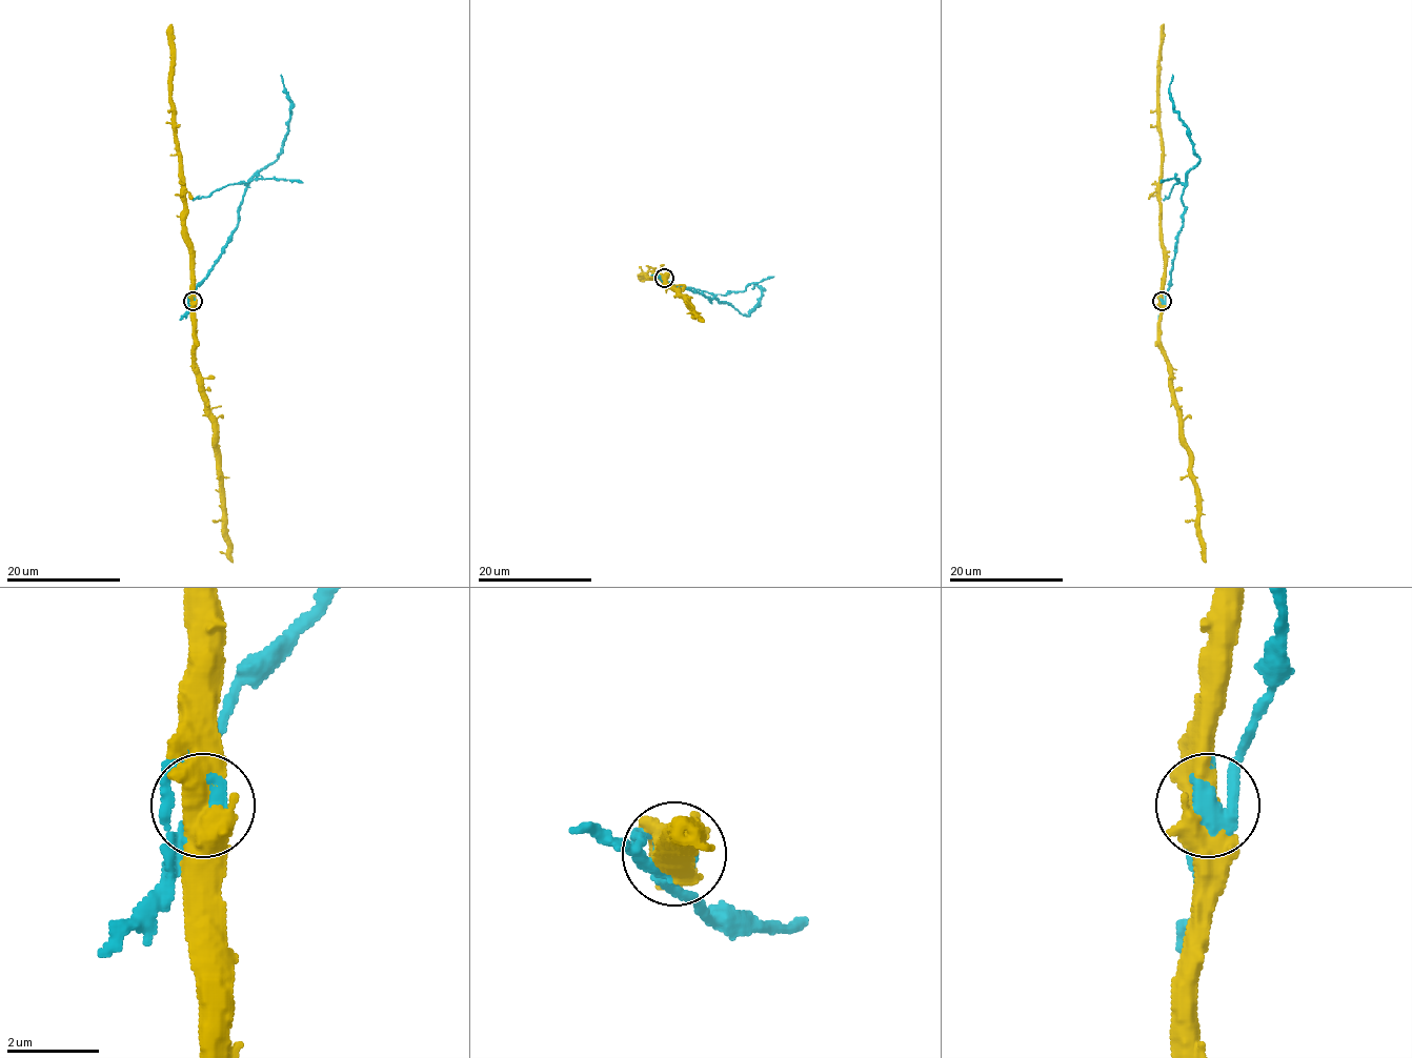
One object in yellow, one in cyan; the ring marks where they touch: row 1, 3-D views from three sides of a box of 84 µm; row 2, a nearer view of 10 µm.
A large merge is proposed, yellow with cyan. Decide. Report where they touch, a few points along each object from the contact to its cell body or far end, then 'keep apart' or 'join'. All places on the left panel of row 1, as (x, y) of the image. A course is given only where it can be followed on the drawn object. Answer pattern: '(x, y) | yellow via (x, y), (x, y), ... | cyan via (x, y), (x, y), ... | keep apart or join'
(193, 301) | yellow via (192, 301), (198, 388), (212, 424), (218, 476), (223, 488), (226, 544), (232, 563) | cyan via (192, 301), (197, 285), (237, 225), (238, 208), (246, 184), (277, 159), (282, 148), (290, 100), (281, 74) | keep apart

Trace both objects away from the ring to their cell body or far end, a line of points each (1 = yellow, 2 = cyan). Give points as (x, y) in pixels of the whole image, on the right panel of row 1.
1: (1162, 301), (1161, 352), (1168, 365), (1182, 445), (1189, 455), (1189, 476), (1196, 488), (1199, 544), (1205, 563)
2: (1162, 301), (1182, 225), (1186, 174), (1199, 159), (1170, 97), (1172, 74)

